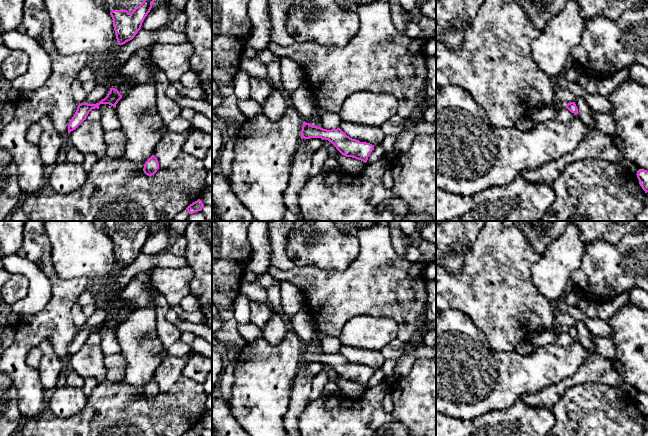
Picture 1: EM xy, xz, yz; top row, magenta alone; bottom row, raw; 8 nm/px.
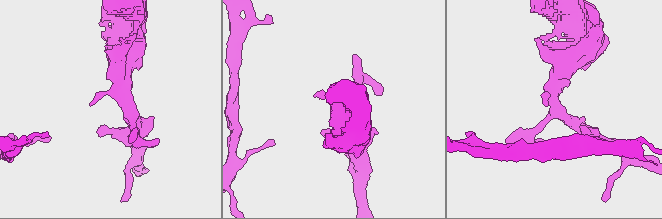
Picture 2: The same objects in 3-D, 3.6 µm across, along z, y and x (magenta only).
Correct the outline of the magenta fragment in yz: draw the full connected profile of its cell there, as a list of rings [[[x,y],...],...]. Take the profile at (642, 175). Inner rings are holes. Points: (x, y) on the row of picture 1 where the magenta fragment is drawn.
[[[639,169],[637,171],[637,178],[639,180],[639,184],[645,193],[648,192],[648,171],[644,169]]]

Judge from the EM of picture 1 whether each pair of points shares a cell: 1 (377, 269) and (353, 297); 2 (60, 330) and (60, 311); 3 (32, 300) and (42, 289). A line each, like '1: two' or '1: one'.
1: one
2: one
3: one

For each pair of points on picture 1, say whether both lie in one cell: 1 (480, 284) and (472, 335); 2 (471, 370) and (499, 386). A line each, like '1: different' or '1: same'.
1: different
2: same

